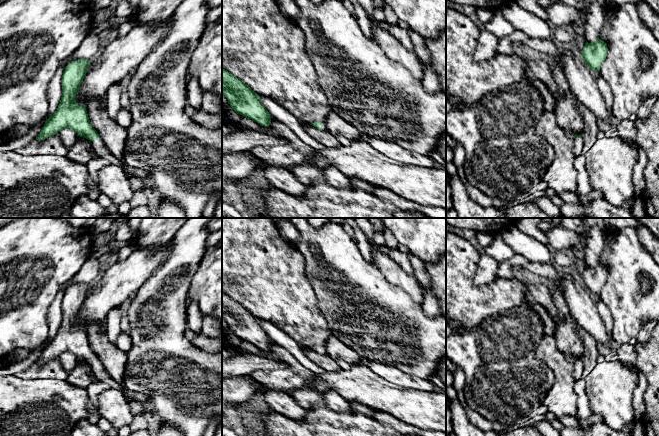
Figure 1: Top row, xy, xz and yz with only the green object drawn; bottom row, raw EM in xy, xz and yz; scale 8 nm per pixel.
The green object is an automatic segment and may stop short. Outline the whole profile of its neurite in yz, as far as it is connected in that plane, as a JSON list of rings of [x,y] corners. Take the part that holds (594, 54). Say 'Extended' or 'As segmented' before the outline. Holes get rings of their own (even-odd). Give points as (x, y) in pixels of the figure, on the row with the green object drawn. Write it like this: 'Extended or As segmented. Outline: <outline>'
As segmented. Outline: [[[598,38],[595,43],[585,43],[581,57],[592,71],[599,71],[607,57],[607,52],[607,44]]]

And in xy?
Extended. Outline: [[[78,59],[69,62],[64,68],[62,98],[54,114],[46,119],[36,140],[51,137],[66,128],[70,128],[80,137],[88,139],[97,155],[96,159],[92,159],[87,163],[88,173],[98,188],[99,171],[111,165],[114,156],[109,152],[100,135],[92,127],[85,105],[78,105],[75,100],[90,63],[87,59]]]

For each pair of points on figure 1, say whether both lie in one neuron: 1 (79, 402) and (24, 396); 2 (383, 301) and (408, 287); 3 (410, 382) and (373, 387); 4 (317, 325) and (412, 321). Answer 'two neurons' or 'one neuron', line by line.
1: one neuron
2: two neurons
3: two neurons
4: two neurons

